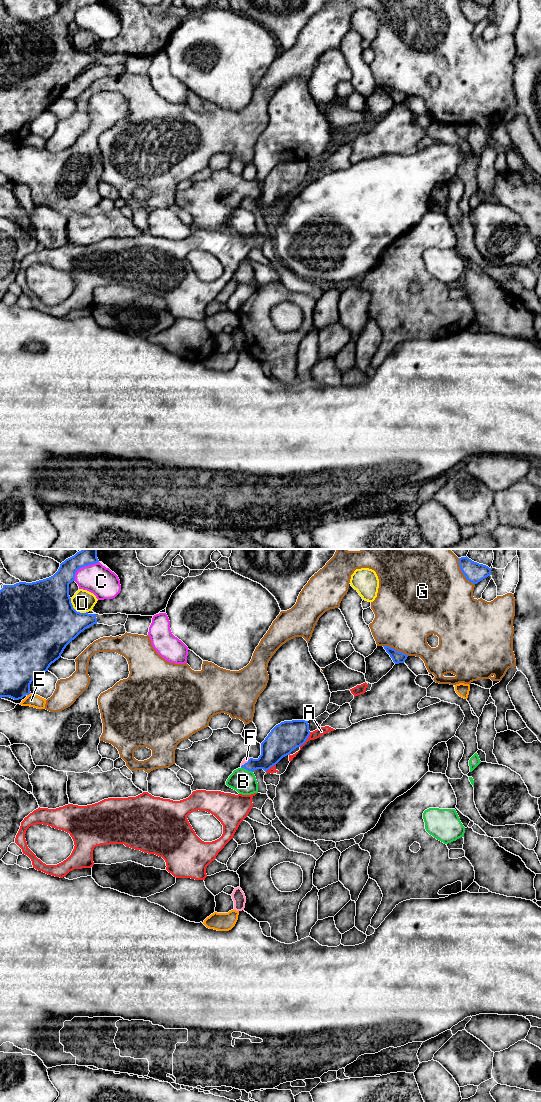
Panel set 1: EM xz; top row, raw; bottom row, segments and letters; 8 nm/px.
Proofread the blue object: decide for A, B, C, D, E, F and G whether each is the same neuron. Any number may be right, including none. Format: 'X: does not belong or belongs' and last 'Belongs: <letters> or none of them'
A: does not belong
B: does not belong
C: does not belong
D: does not belong
E: does not belong
F: belongs
G: does not belong
Belongs: F

